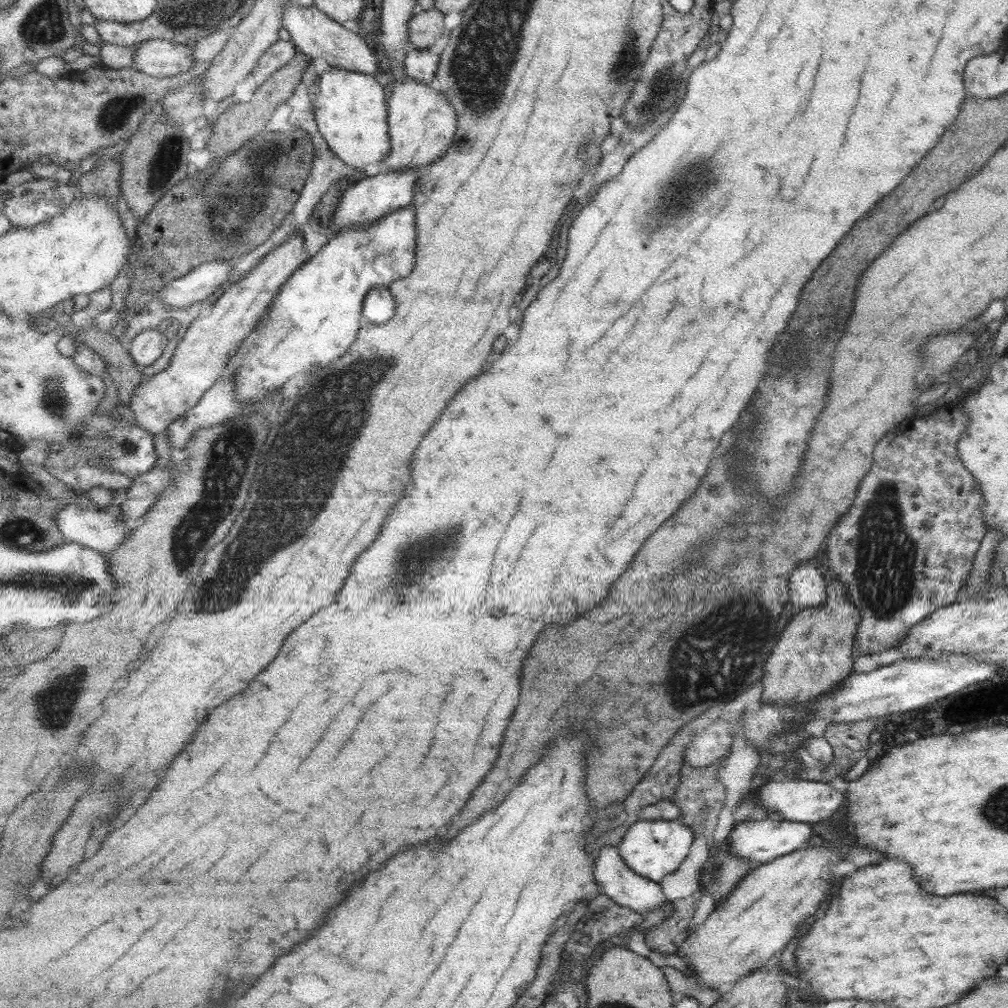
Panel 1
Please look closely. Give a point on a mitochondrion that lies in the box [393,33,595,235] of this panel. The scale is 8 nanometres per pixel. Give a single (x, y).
(582, 149)

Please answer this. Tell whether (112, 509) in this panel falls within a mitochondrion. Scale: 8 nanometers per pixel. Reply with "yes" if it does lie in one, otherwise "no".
no

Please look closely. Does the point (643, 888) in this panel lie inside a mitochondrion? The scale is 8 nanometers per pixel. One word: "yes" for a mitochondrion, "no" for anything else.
no

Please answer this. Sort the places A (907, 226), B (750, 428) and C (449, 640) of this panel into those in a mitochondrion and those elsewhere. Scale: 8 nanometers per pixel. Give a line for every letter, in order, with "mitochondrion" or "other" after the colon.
A: other
B: other
C: other

